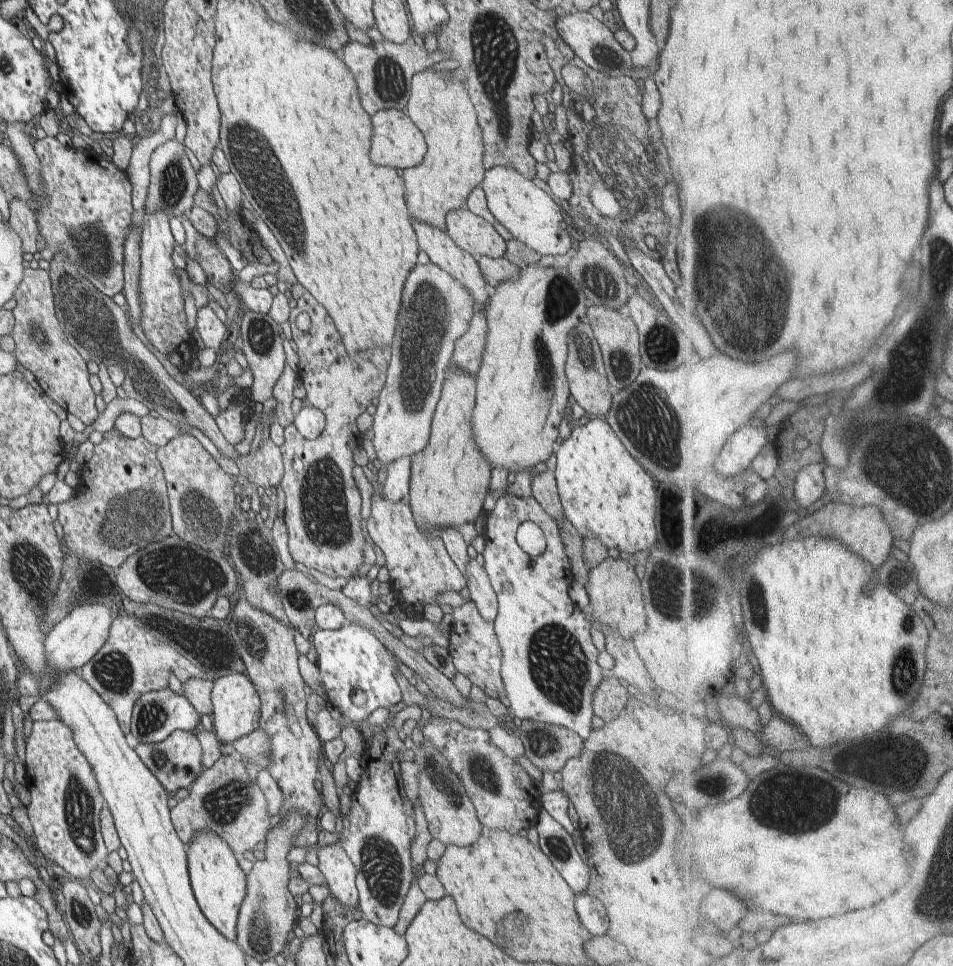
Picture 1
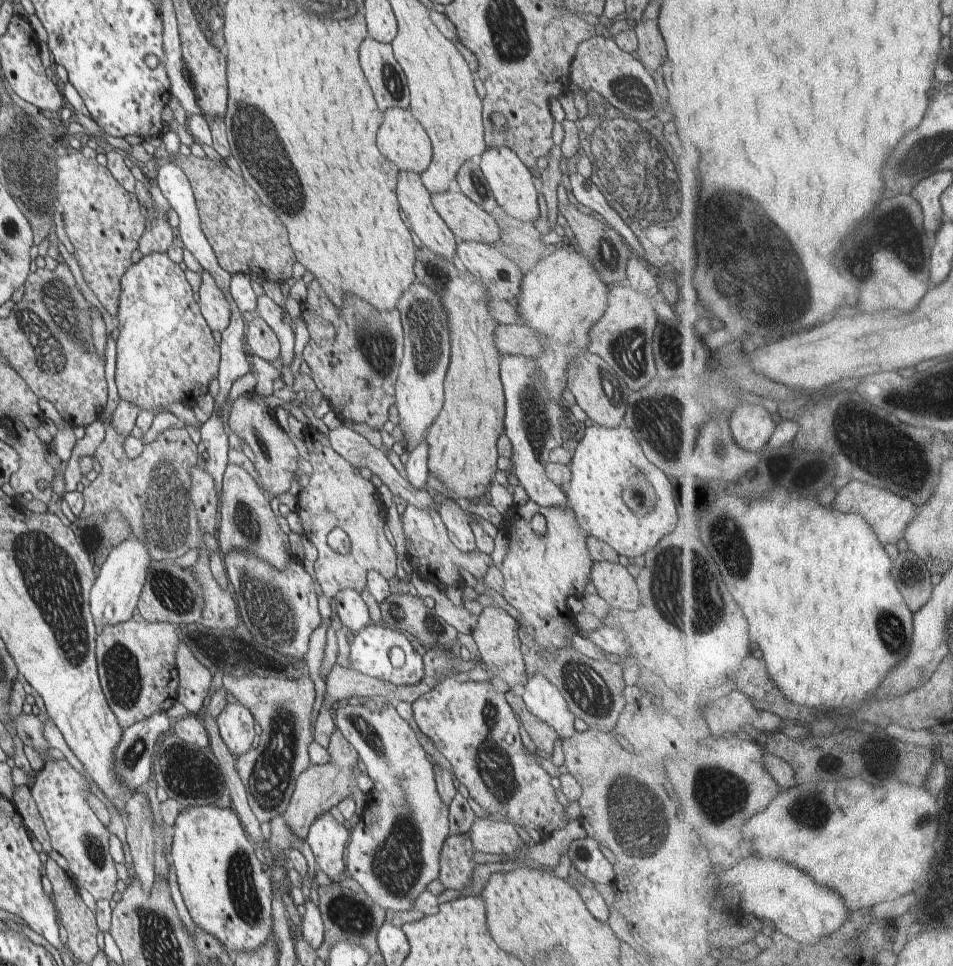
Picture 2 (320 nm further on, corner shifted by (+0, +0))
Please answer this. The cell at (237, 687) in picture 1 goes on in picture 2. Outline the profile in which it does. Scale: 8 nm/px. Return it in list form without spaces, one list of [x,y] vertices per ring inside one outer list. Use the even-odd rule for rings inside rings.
[[[230,699],[216,719],[220,736],[235,759],[252,750],[255,720],[245,706]]]

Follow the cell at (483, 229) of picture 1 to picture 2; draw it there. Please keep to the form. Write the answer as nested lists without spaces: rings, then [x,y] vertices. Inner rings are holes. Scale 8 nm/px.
[[[462,191],[432,193],[431,201],[458,243],[472,241],[495,245],[500,241],[498,219]]]

